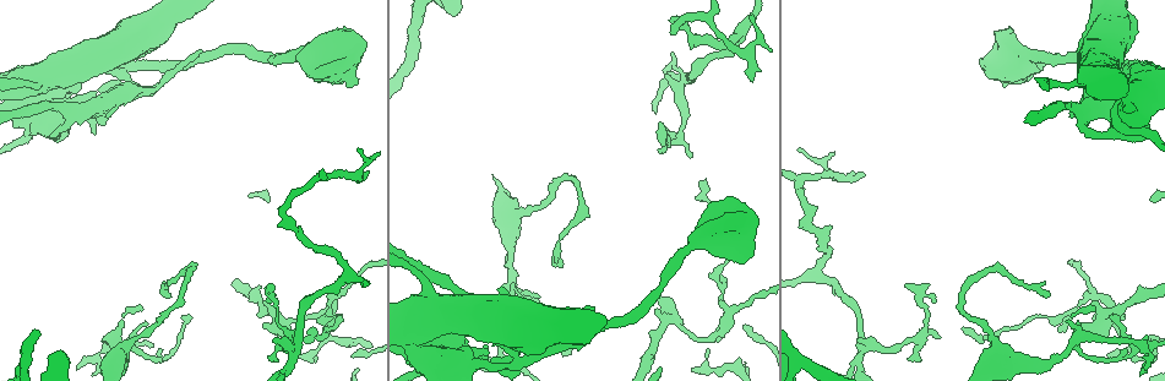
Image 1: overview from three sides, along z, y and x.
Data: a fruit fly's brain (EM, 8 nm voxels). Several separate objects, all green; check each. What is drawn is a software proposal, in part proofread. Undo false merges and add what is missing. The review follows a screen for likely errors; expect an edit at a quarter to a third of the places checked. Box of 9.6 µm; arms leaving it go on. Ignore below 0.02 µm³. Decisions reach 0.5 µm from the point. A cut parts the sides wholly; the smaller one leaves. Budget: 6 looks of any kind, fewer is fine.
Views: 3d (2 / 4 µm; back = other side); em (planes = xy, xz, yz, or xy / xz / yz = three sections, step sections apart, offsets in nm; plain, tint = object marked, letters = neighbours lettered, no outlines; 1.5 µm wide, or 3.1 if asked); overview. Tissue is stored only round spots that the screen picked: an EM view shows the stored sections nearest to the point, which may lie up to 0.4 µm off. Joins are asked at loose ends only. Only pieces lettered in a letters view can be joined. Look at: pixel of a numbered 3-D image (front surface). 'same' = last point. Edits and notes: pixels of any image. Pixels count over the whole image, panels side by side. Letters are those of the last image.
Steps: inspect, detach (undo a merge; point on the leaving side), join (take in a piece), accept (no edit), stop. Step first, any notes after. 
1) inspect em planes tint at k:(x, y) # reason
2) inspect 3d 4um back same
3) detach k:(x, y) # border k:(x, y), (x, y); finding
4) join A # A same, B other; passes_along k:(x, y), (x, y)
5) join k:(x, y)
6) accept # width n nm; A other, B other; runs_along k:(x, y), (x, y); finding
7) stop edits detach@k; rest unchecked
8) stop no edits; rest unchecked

inspect em xz step 4 letters at 1:(659, 150) # an open end

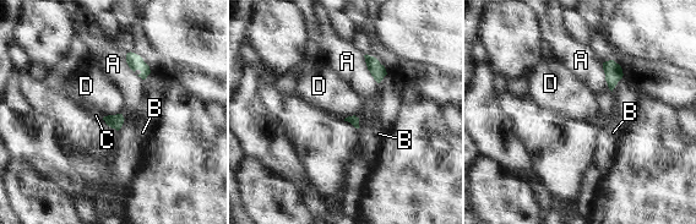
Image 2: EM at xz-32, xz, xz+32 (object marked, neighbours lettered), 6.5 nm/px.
inspect em planes letters same # cut it another way

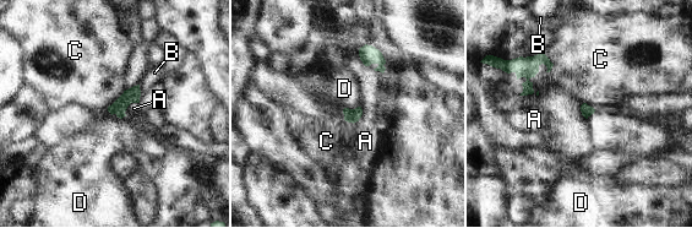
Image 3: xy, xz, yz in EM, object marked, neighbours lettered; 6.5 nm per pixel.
accept # longest_contact C 190 nm; A other, B other, C other, D other; border 3:(107, 110), (120, 118), (125, 117); none of them fits

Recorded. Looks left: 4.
inspect 3d 2um at 1:(562, 267) # free end

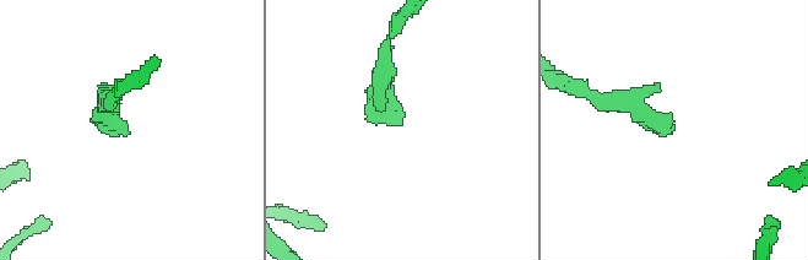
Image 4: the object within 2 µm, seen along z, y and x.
inspect em planes letters at 4:(123, 130) # shape alone is not enough

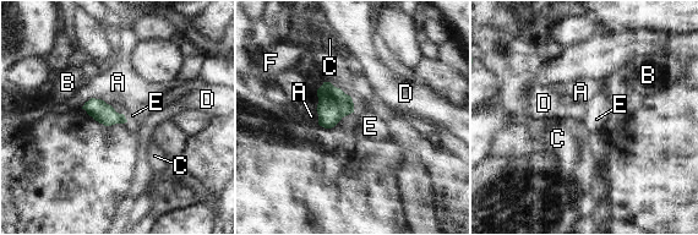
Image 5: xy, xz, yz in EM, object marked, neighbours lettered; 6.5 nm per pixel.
accept # width 140 nm; A other, B other, C other, D other, E other, F other; no lettered piece goes on from it

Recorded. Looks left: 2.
inspect em xy step 4 tint at 1:(1072, 345) # sharp bend

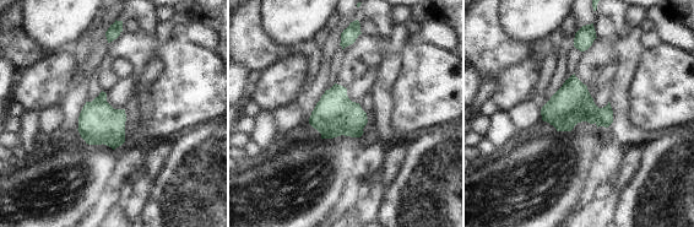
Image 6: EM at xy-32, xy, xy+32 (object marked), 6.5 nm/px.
inspect em planes letters same

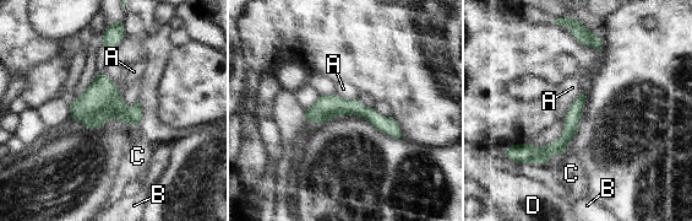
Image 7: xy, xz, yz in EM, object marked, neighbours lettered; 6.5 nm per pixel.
accept # A other, B other, C other, D other; border 7:(582, 90), (564, 119); continuous, no second neuron

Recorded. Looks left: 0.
stop no edits; rest unchecked

